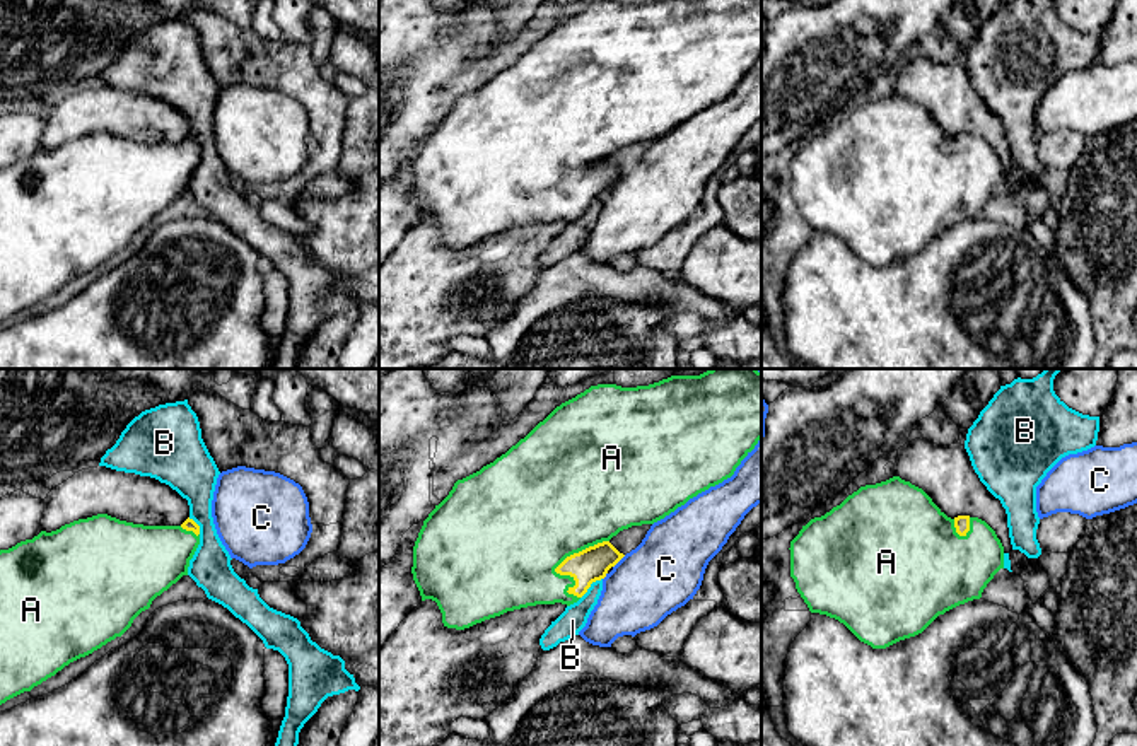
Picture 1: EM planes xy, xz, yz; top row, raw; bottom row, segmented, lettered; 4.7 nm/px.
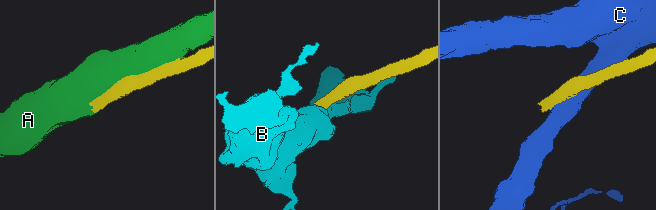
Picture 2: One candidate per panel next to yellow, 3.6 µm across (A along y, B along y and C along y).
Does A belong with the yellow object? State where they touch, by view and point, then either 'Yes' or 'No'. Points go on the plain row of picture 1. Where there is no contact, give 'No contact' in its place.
Touches yellow at xz (564, 178). Yes

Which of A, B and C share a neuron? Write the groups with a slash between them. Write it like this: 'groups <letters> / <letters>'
groups A / B / C

